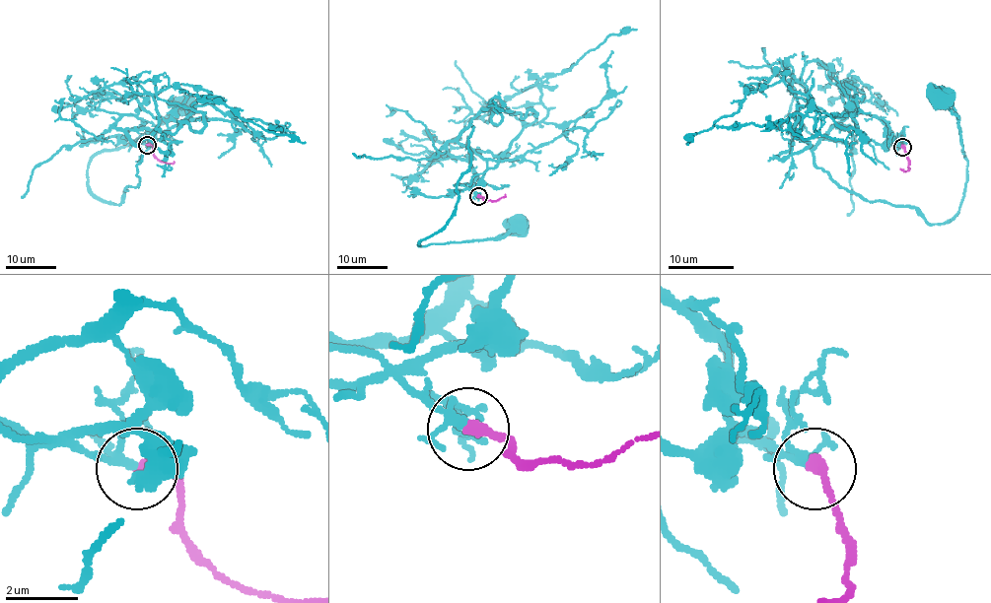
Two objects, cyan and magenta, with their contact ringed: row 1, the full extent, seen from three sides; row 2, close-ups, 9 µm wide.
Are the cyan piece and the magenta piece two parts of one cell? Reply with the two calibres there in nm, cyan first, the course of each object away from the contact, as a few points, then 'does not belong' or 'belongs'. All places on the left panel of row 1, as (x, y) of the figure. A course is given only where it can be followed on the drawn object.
calibres 170 and 320 nm; course cyan (146, 145), (137, 141), (155, 133), (127, 129), (142, 159), (119, 204), (92, 192), (95, 156), (185, 106); course magenta (146, 145), (153, 147), (153, 153), (160, 161), (168, 164), (174, 161); belongs

